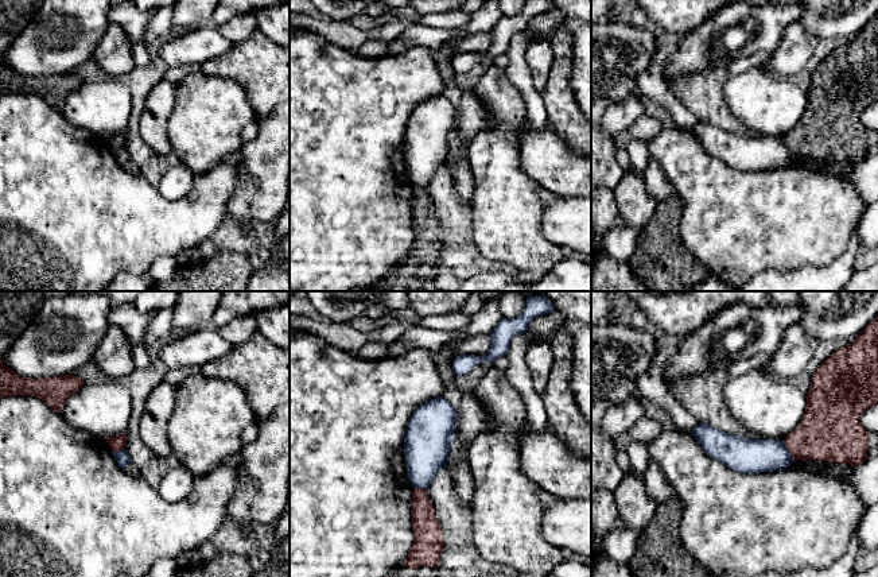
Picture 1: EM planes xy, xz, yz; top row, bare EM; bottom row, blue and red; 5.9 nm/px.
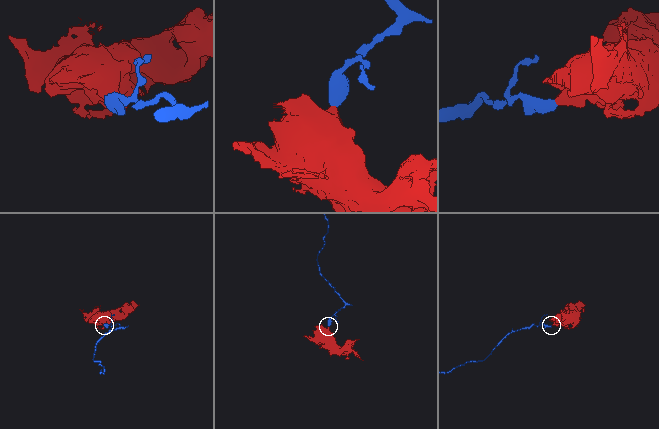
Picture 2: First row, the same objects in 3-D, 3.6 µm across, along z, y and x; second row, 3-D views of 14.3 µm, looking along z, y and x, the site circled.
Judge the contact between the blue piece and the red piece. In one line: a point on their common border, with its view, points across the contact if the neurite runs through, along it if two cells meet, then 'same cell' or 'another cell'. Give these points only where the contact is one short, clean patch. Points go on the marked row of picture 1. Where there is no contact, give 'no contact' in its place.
meets blue in yz at (787, 450); border along yz (783, 441), (793, 459); another cell

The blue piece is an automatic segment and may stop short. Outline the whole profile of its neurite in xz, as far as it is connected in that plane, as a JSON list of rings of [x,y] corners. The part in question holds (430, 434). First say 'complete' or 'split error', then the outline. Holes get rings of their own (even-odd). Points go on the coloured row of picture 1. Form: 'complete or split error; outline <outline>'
complete; outline [[[438,396],[419,406],[404,438],[407,475],[413,488],[428,489],[440,469],[446,469],[457,430],[457,410]]]

